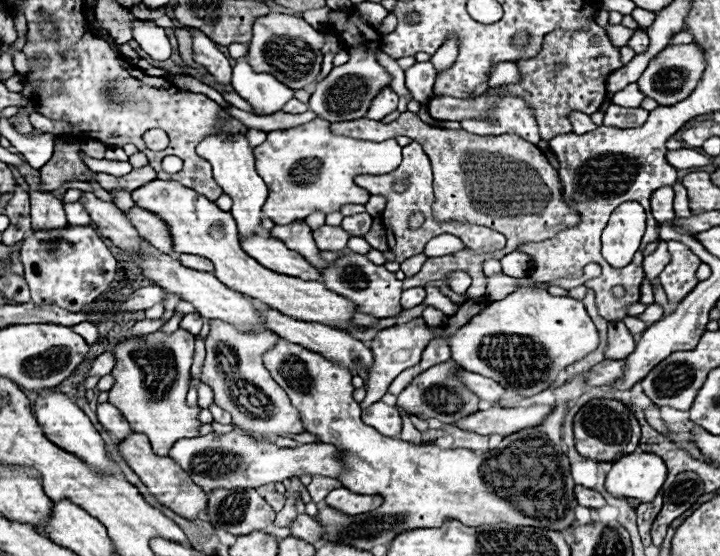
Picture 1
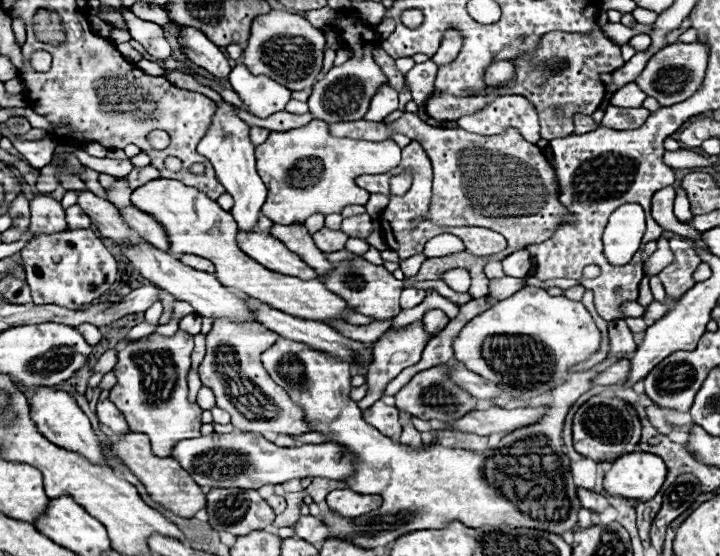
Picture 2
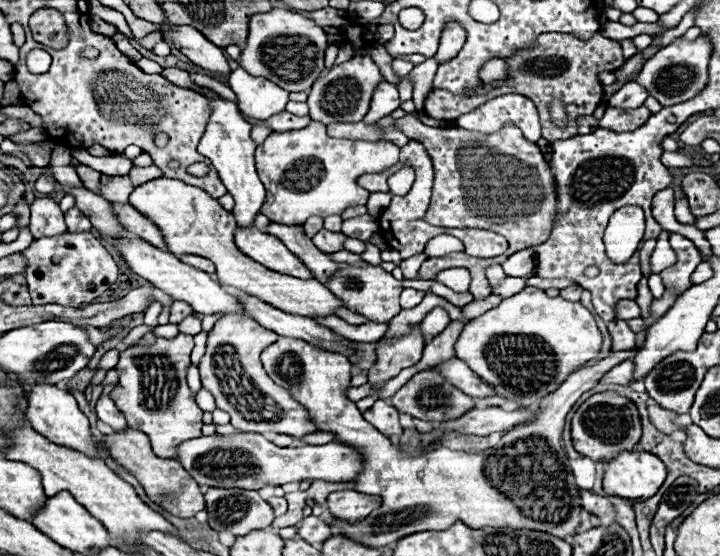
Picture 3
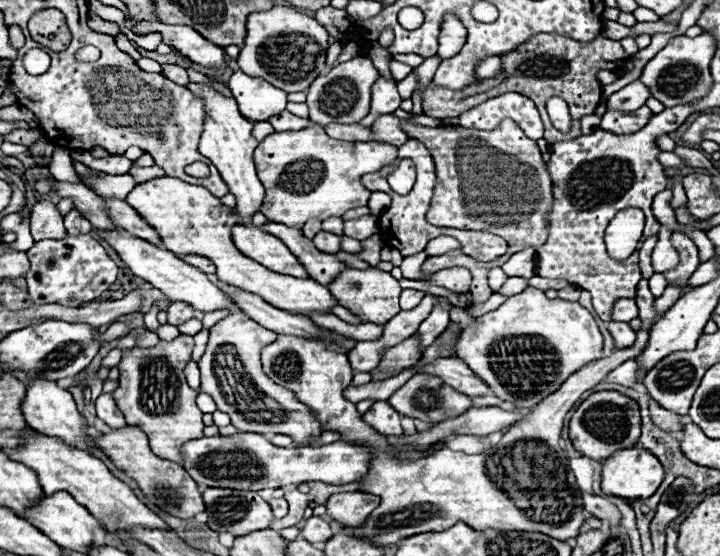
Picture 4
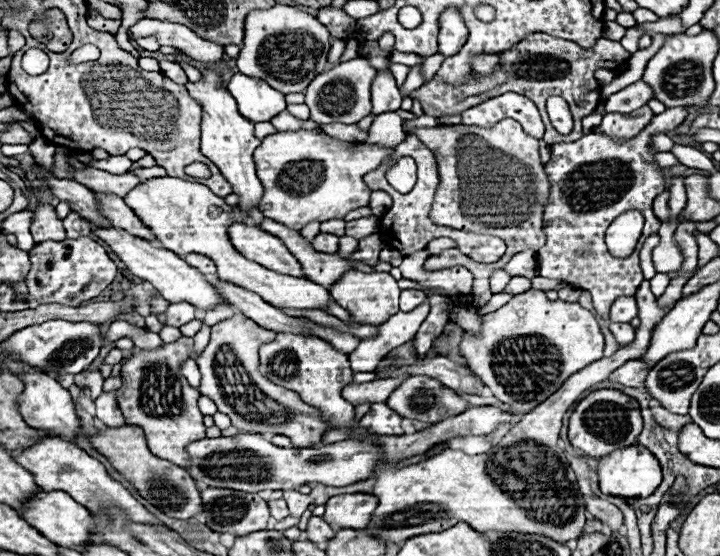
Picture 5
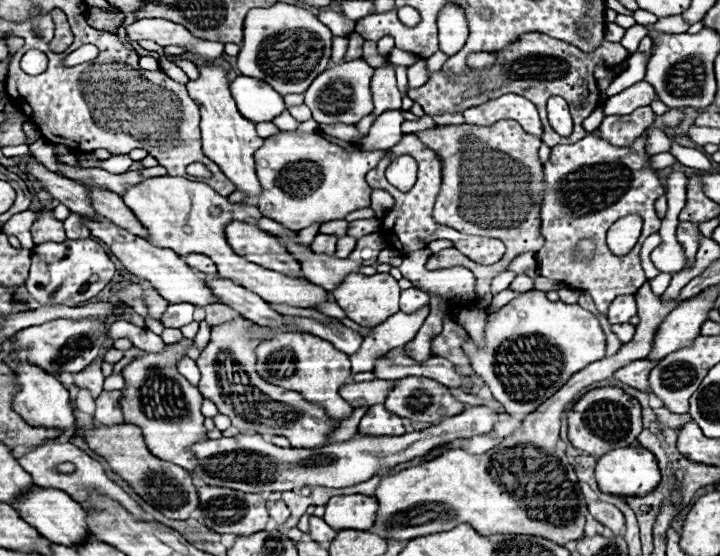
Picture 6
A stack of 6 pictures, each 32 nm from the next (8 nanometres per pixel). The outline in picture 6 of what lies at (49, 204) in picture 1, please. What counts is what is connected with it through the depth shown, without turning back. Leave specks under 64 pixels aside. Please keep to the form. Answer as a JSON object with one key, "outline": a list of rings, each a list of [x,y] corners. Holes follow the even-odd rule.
{"outline":[[[42,208],[38,212],[38,220],[32,224],[32,238],[34,244],[38,242],[64,242],[64,226],[60,220],[54,218],[54,210]]]}

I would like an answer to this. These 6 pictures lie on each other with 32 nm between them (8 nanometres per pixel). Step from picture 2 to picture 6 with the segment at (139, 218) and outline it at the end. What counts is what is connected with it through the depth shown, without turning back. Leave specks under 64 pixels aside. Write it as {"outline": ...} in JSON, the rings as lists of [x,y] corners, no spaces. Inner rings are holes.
{"outline":[[[88,188],[88,190],[90,190],[90,196],[94,198],[94,210],[98,210],[98,214],[102,214],[104,218],[128,230],[134,236],[148,238],[148,230],[140,224],[140,220],[132,214],[132,210],[122,202],[118,194],[108,190],[96,190],[96,188]]]}

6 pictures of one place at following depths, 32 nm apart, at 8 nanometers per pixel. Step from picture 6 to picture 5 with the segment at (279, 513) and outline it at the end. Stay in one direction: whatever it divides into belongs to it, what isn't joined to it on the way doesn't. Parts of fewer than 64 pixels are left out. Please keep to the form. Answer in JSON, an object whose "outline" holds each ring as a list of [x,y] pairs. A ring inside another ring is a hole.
{"outline":[[[282,498],[280,500],[270,500],[270,510],[272,510],[272,516],[276,520],[282,520],[282,518],[288,516],[288,506],[286,506],[286,502]]]}

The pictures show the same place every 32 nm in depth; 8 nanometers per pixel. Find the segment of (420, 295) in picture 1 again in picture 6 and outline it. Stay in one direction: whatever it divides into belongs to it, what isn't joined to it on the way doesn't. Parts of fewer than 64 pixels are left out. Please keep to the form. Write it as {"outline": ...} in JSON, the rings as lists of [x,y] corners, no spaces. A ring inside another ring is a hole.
{"outline":[[[408,288],[408,290],[402,290],[402,296],[400,296],[400,310],[410,314],[410,312],[416,312],[418,308],[422,308],[424,304],[428,304],[430,296],[424,292],[424,290],[418,290],[418,288]]]}

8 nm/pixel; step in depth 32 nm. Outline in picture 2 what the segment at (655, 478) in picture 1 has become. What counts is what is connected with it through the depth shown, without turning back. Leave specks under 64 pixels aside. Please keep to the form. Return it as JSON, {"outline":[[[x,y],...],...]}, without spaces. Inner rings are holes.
{"outline":[[[630,452],[630,454],[622,454],[618,460],[612,462],[612,468],[606,472],[606,478],[604,478],[604,488],[612,496],[636,498],[638,502],[648,502],[658,494],[664,480],[666,480],[666,466],[662,458],[654,454]]]}

